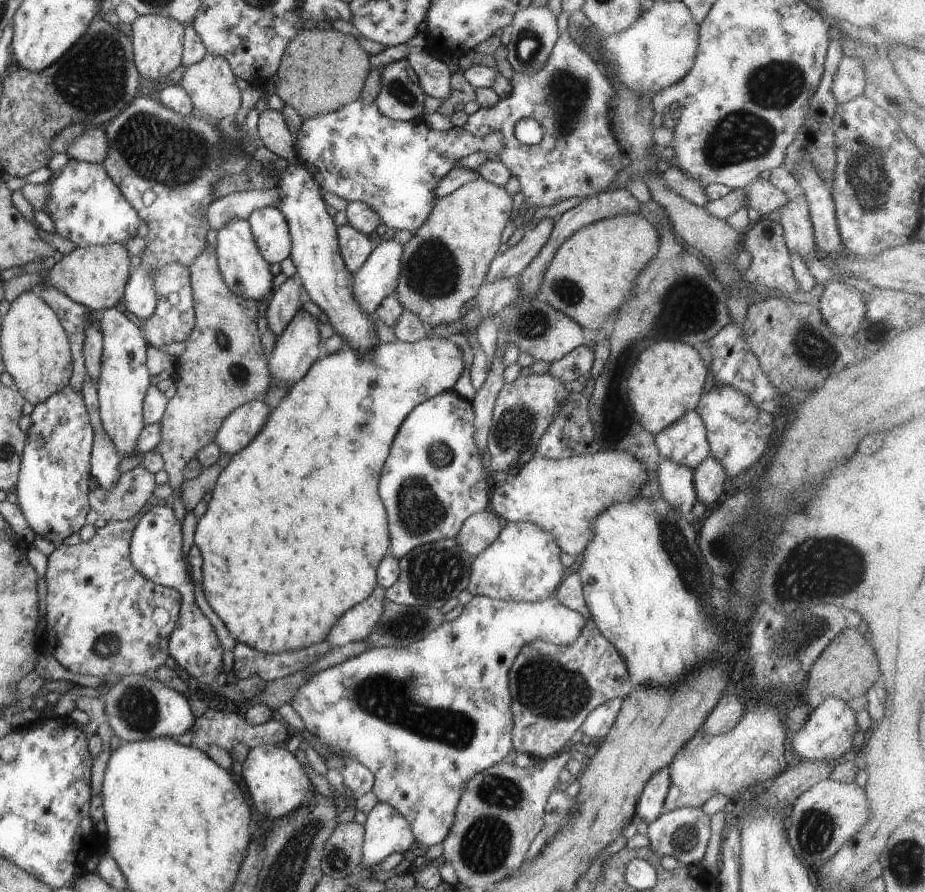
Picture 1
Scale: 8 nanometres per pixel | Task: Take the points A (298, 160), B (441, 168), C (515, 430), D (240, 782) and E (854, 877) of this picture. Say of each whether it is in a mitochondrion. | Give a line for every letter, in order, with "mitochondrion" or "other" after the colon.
A: other
B: other
C: mitochondrion
D: other
E: other

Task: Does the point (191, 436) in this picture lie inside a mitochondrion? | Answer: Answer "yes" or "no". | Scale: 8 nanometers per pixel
no

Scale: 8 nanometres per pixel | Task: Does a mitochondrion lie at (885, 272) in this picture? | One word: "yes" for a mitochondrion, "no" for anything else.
no

